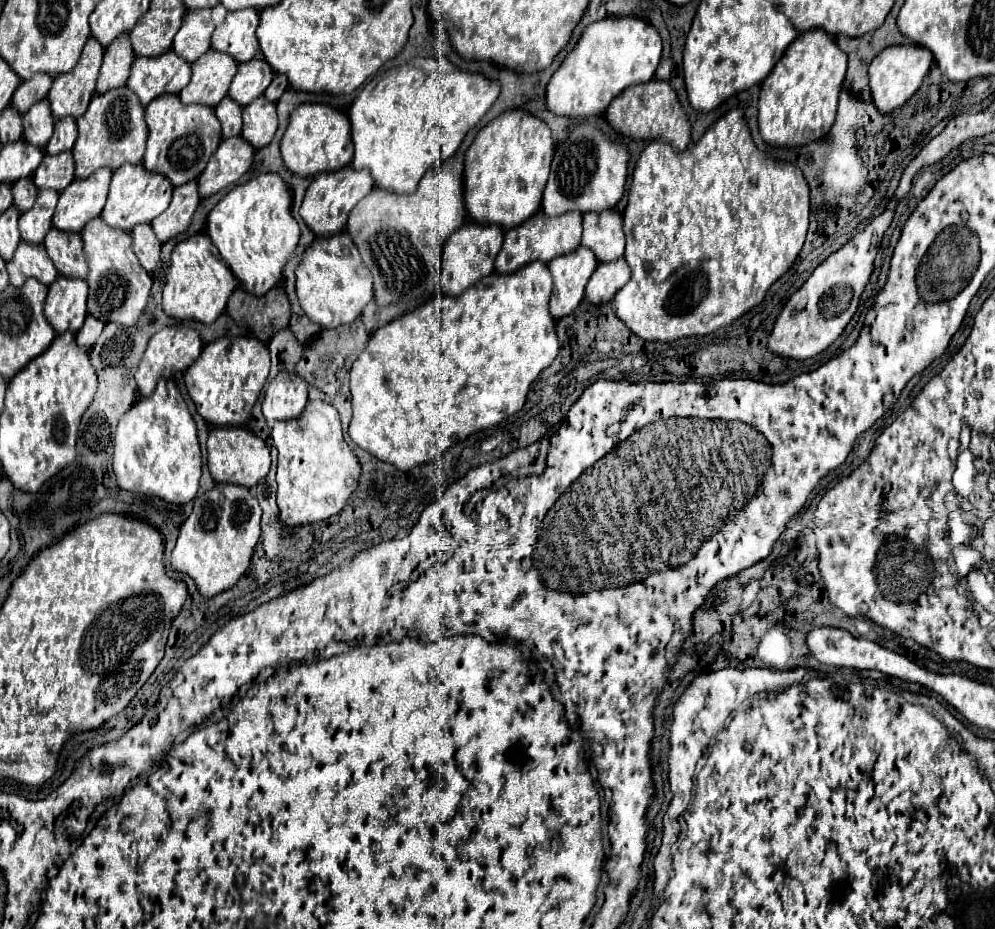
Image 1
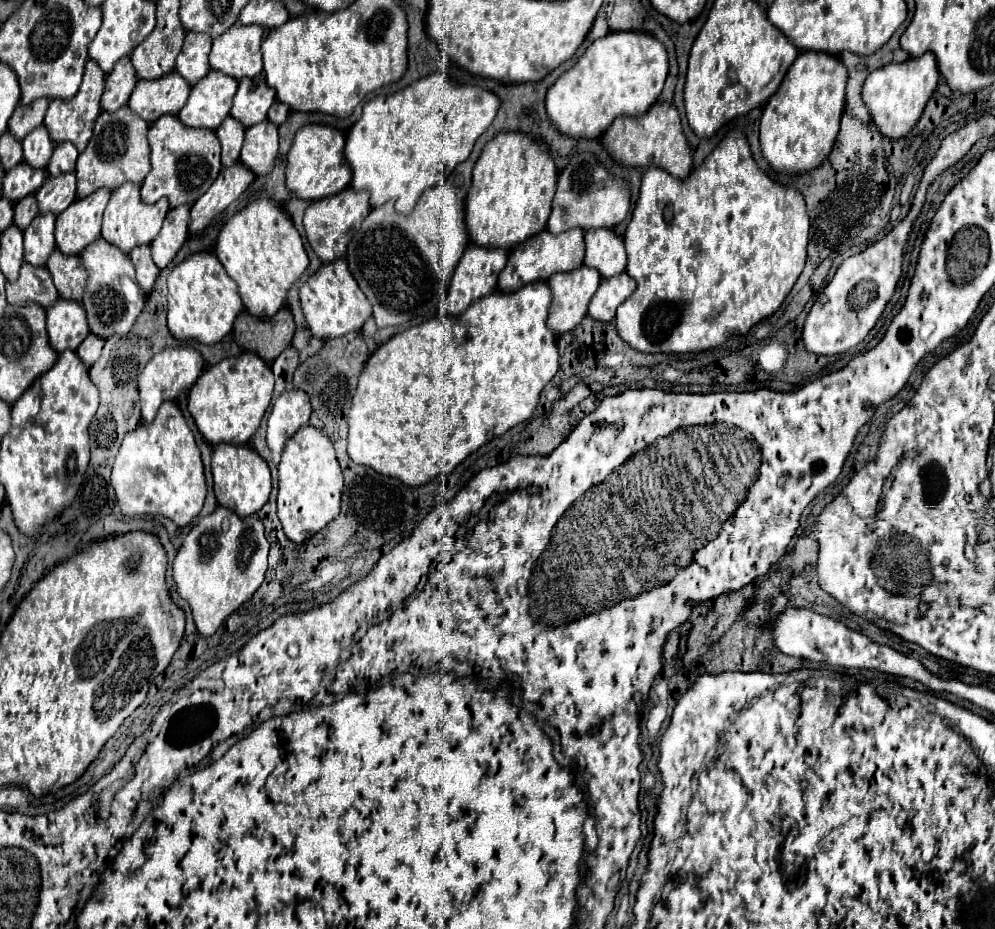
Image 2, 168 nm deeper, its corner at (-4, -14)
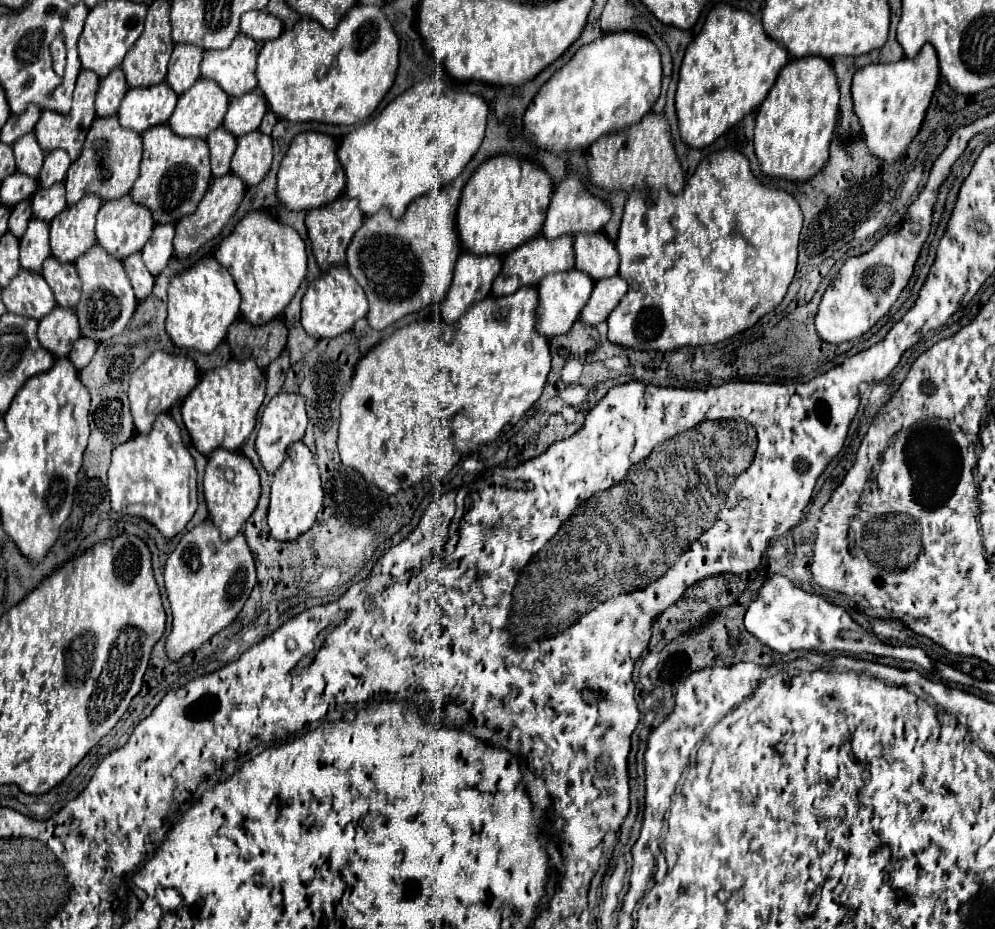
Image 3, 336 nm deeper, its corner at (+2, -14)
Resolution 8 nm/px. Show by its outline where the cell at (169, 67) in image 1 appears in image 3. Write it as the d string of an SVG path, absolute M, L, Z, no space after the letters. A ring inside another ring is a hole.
M160 82L148 88L130 88L122 98L118 118L124 128L144 132L148 126L166 124L176 106L176 92L168 82Z

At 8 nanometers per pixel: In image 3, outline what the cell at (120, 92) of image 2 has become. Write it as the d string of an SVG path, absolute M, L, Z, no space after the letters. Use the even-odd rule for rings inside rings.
M114 68L100 84L98 96L96 96L96 114L98 116L114 116L120 108L120 100L128 90L126 76L122 68Z

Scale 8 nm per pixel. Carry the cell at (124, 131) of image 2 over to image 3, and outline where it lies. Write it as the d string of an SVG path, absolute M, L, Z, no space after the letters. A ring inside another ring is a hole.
M118 116L96 118L86 136L82 154L68 168L68 176L64 180L66 200L68 204L76 204L84 194L98 194L102 200L122 198L130 192L134 180L138 178L138 168L142 160L142 138L138 132L122 128Z

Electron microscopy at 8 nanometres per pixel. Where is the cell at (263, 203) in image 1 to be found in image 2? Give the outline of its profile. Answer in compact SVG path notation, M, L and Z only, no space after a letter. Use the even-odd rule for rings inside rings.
M254 200L236 212L220 230L216 240L216 256L228 276L238 284L238 294L248 312L258 318L272 318L294 282L308 268L308 254L292 220L274 200Z

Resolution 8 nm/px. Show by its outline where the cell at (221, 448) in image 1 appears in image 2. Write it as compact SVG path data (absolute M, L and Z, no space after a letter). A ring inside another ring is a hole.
M220 444L212 454L212 476L214 476L214 494L220 506L230 508L236 516L248 518L256 514L270 496L270 468L264 458L250 446Z

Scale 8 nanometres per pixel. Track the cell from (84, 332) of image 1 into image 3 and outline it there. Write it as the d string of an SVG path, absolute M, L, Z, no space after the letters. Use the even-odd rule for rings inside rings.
M82 336L82 338L74 344L74 348L70 350L68 358L70 358L70 362L74 364L76 370L82 370L84 366L90 364L94 352L96 352L96 342L90 340L90 338L84 338L84 336Z

